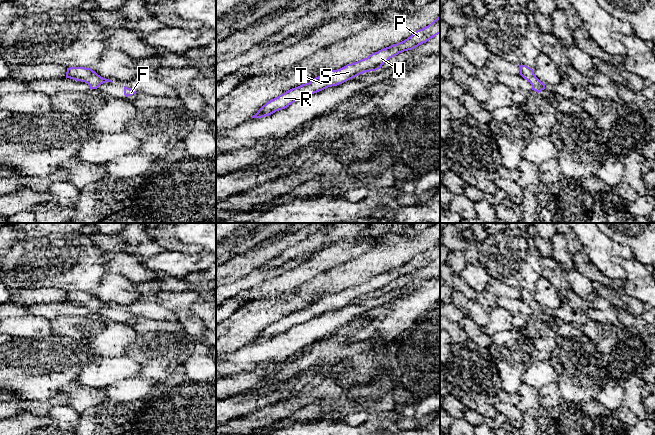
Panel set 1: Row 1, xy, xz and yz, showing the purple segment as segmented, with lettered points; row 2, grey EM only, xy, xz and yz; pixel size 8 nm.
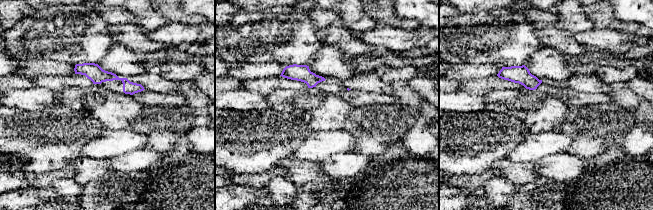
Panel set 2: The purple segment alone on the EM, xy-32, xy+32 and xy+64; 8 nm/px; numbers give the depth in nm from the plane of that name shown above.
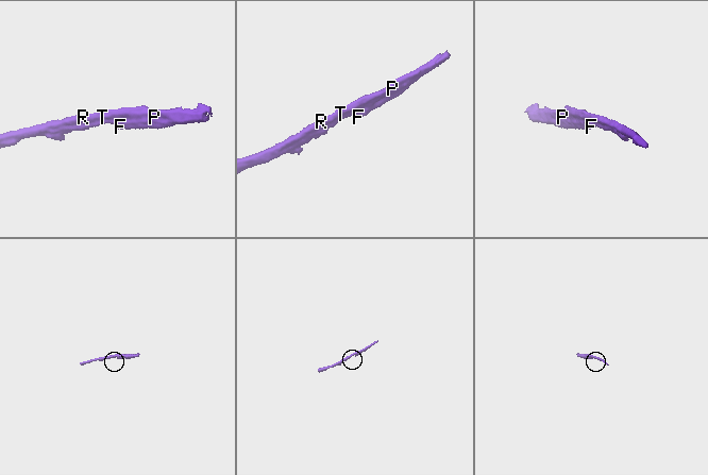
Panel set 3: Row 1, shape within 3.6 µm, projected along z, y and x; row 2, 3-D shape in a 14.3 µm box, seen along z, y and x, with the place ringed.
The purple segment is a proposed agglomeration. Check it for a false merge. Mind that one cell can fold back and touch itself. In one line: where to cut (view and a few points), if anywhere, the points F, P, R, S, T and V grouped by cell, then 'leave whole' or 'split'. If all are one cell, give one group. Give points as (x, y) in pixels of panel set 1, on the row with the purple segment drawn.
no cut | F P R S T V | leave whole

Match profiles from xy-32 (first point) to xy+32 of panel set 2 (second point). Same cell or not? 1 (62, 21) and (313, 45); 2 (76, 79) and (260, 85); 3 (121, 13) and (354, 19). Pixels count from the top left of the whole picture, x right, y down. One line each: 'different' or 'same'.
1: same
2: same
3: different

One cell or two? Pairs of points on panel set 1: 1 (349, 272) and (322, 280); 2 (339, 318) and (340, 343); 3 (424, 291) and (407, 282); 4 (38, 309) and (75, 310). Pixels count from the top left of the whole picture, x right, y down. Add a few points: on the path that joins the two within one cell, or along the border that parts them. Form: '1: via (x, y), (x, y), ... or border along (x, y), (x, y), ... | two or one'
1: via (342, 277), (336, 280), (329, 280) | one
2: border along (357, 317), (347, 321), (319, 341) | two
3: border along (429, 278), (406, 296), (397, 299) | two
4: via (47, 309), (66, 309) | one

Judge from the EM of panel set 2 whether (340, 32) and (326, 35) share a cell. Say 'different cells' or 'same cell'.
same cell

